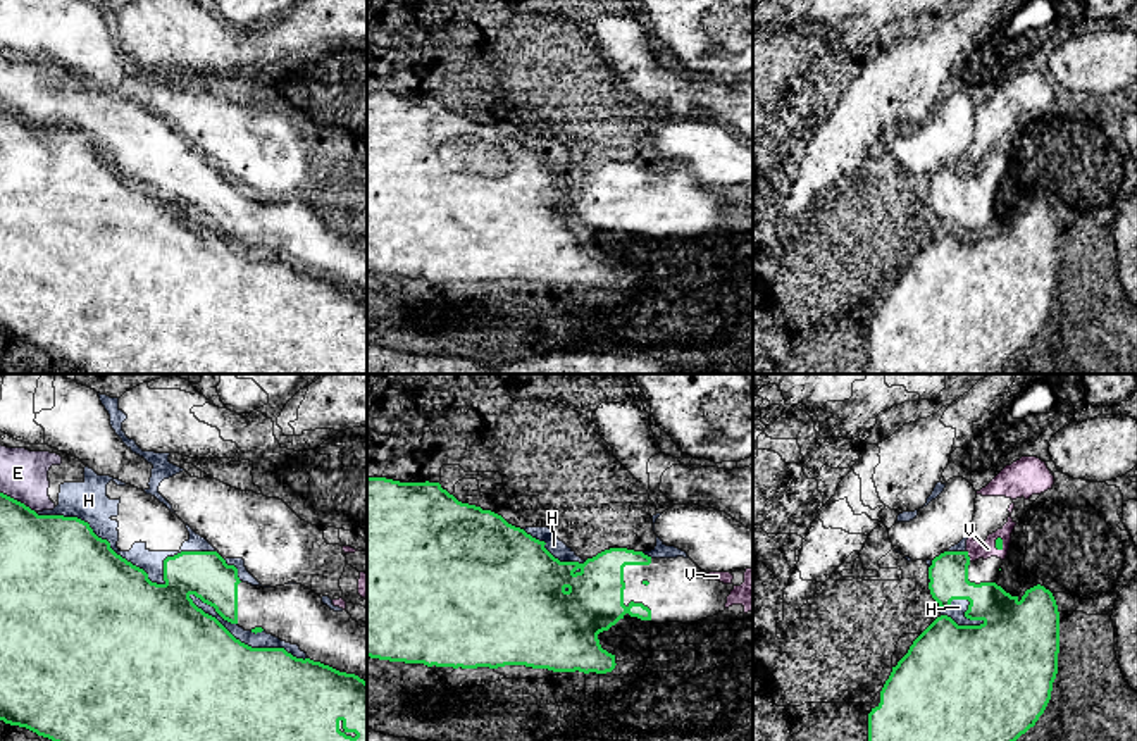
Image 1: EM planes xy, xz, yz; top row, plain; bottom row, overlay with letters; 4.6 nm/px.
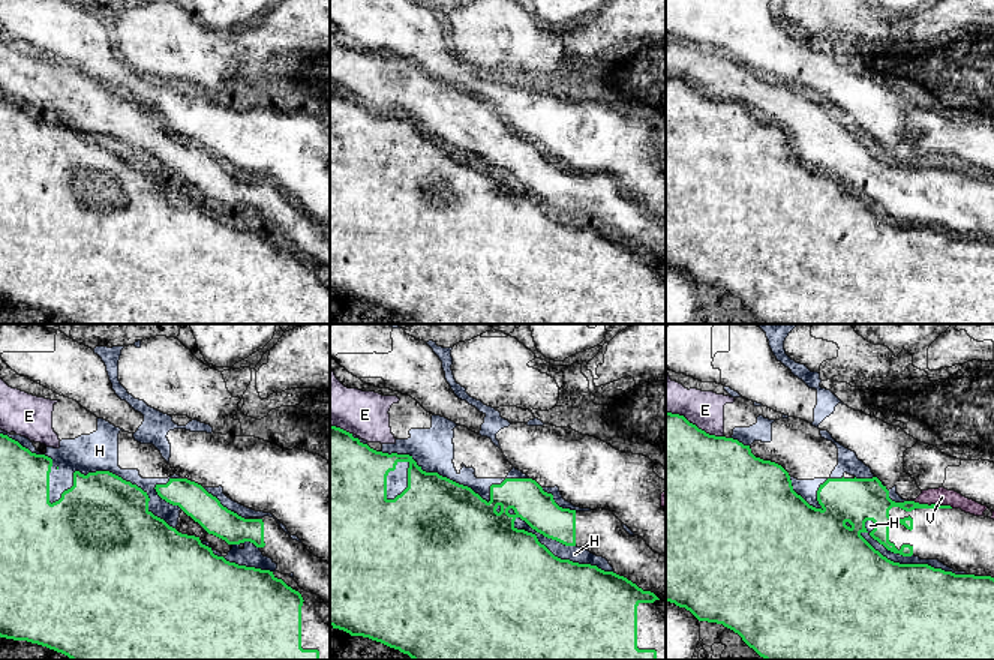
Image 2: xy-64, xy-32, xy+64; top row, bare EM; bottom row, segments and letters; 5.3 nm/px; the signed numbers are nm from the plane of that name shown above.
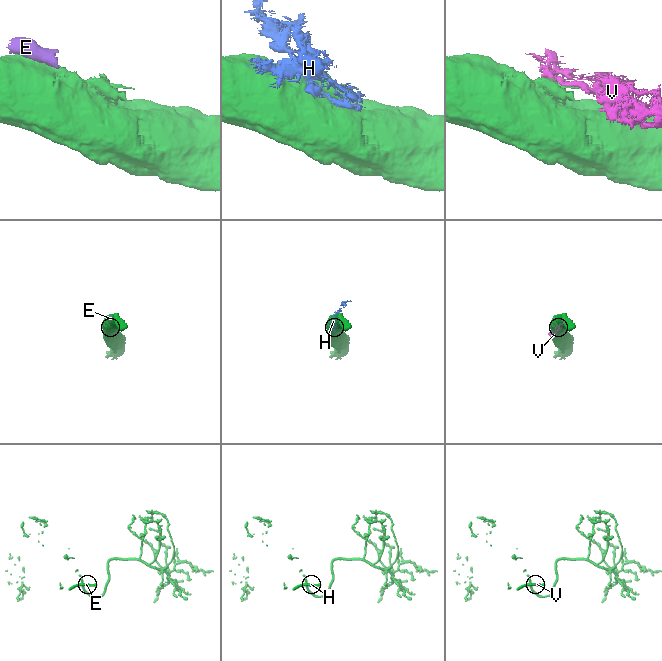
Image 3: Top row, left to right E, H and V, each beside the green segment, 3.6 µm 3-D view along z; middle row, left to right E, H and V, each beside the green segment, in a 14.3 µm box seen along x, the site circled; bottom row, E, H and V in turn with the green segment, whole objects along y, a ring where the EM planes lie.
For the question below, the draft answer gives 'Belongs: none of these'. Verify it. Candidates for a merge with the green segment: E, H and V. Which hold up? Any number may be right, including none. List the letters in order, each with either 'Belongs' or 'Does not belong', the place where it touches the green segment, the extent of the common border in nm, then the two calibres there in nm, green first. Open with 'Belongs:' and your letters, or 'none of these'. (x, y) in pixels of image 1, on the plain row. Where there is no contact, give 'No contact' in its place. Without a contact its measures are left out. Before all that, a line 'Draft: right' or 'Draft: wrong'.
Draft: right
Belongs: none of these
E: Does not belong. Touches green at xy (12, 112). Shared border 140 nm. Thickness 300 nm (green) against 220 nm
H: Does not belong. Touches green at xy (135, 180). Shared border 850 nm. Thickness 500 nm (green) against 110 nm
V: Does not belong. Touches green at yz (967, 169). Shared border 60 nm. Thickness 180 nm (green) against 80 nm

